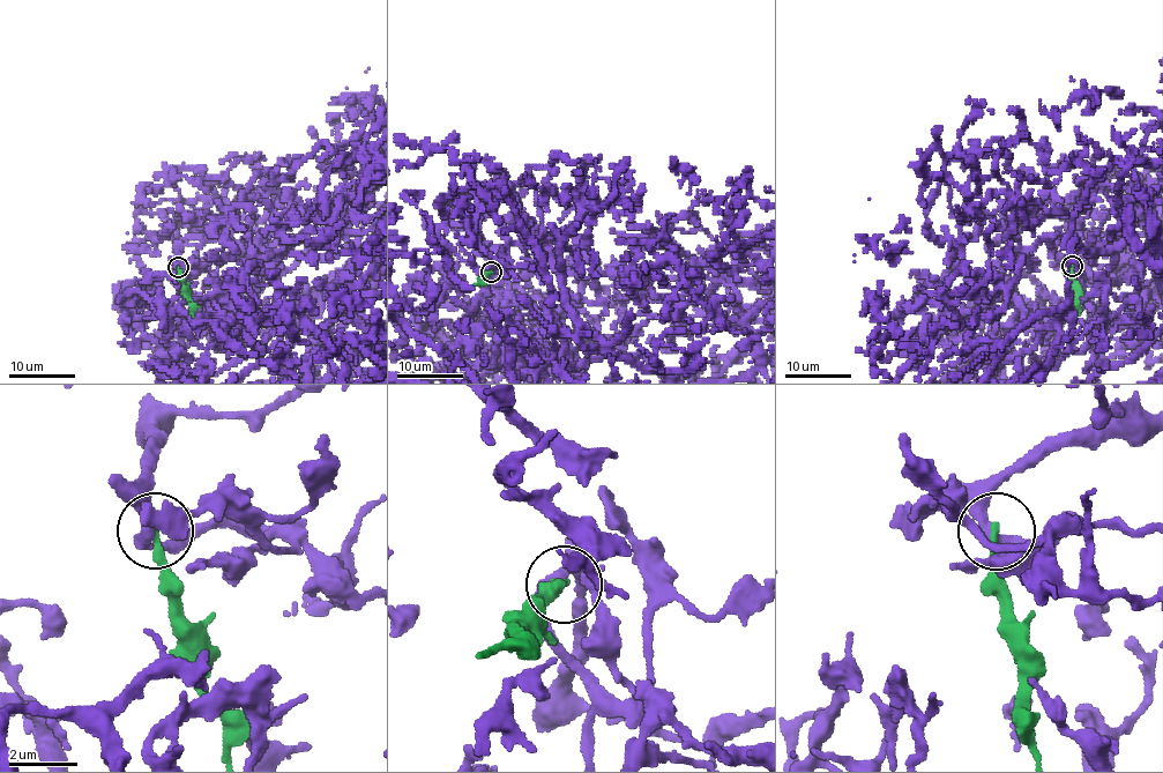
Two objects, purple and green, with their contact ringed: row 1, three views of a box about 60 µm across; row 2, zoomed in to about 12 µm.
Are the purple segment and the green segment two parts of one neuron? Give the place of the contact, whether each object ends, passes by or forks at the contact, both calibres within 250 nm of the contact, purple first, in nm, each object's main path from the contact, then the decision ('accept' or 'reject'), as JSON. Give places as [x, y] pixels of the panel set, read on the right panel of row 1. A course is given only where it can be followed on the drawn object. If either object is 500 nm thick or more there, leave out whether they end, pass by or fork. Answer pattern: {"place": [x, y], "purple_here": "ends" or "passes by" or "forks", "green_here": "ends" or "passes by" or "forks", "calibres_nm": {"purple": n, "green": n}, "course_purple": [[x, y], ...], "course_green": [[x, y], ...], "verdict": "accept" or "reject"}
{"place": [1072, 266], "purple_here": "passes by", "green_here": "ends", "calibres_nm": {"purple": 320, "green": 220}, "course_purple": [[1072, 266], [1096, 243], [1076, 235], [1093, 257], [1076, 270], [1102, 317], [1155, 294]], "course_green": [[1071, 266], [1080, 316]], "verdict": "reject"}

